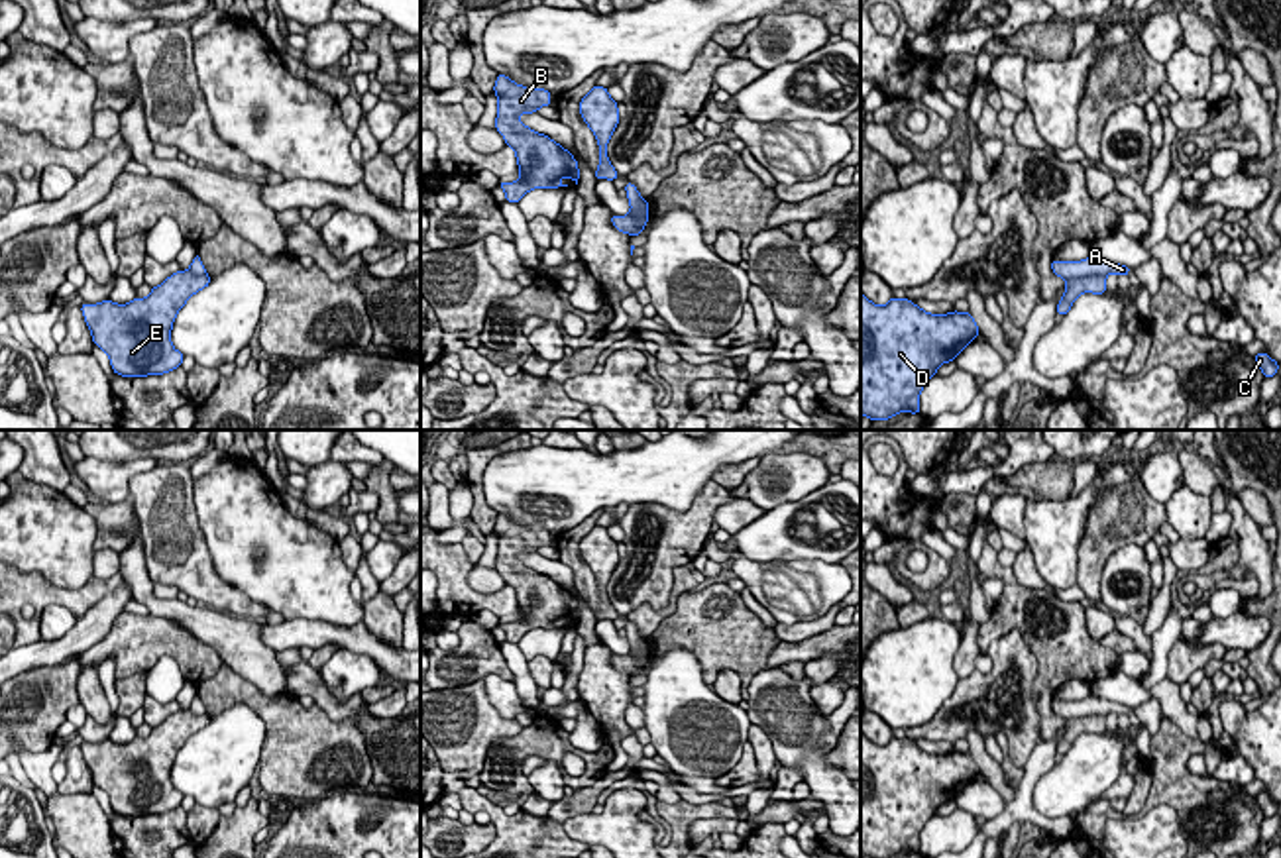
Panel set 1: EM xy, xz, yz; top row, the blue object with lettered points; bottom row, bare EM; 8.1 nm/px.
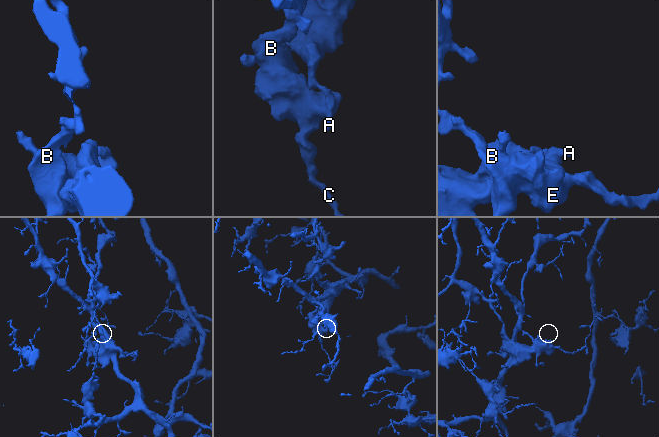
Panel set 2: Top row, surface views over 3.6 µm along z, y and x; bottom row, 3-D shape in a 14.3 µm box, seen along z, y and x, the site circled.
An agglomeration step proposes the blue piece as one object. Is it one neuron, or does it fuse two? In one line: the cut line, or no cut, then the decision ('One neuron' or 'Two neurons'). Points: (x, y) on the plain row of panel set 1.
Split along yz (1105, 715), (1075, 715), (1067, 721). Two neurons

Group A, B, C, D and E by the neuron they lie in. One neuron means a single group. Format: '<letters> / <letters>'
A D / B C E

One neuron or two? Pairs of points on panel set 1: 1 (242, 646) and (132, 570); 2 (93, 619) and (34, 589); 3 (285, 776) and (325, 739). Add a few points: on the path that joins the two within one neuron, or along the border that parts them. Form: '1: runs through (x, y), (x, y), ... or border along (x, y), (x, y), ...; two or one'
1: runs through (213, 627), (175, 609), (160, 607), (152, 599); one
2: border along (120, 586), (77, 619); two
3: runs through (295, 766), (315, 749); one

